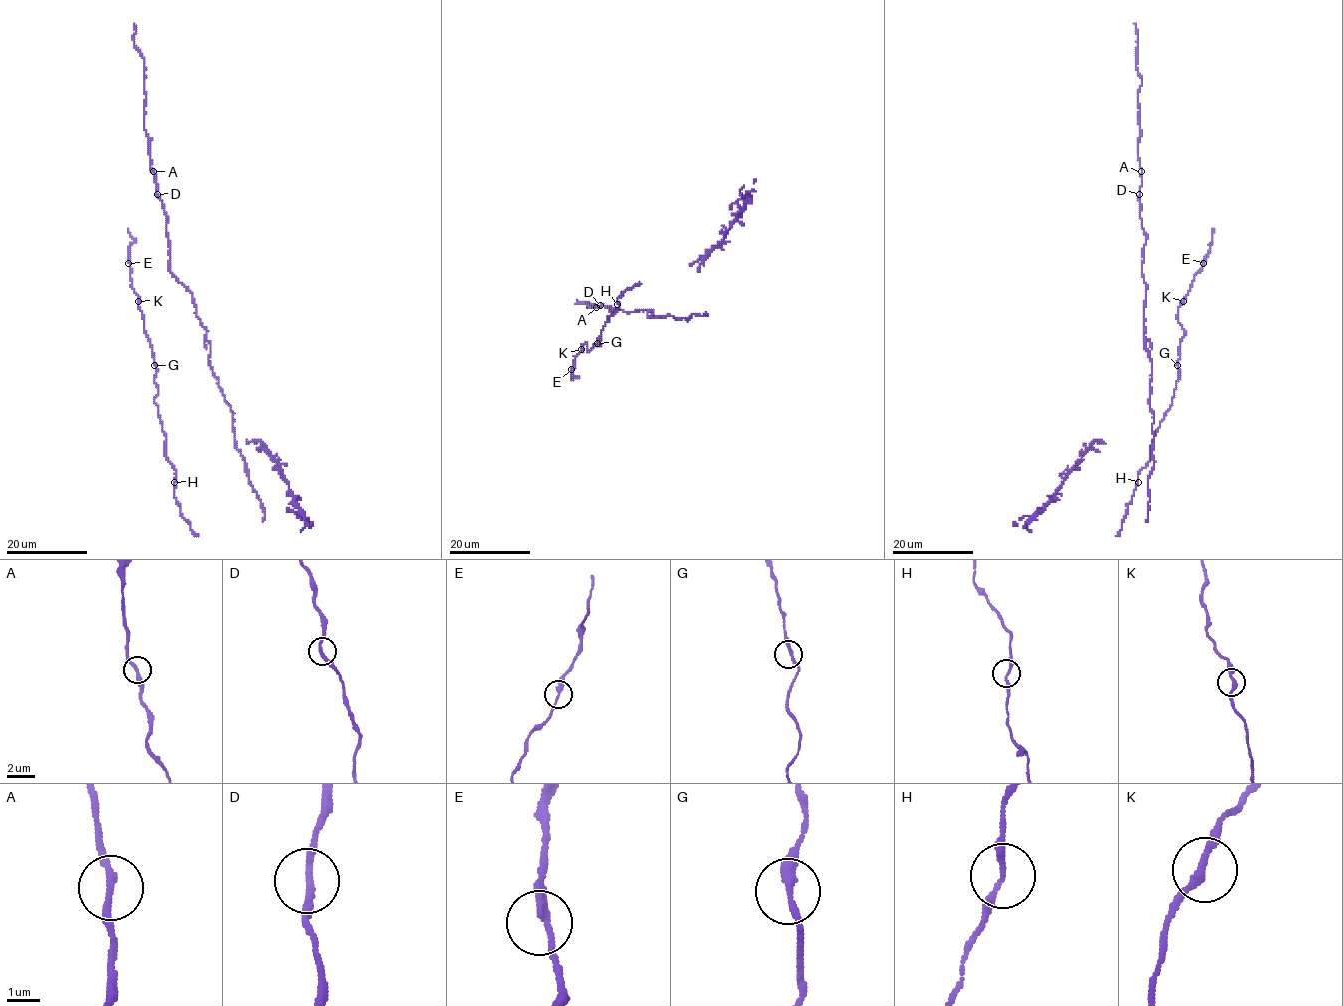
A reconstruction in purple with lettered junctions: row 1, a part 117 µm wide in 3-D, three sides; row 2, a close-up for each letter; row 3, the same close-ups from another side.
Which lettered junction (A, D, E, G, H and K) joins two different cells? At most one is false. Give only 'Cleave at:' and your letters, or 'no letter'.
Cleave at: no letter

